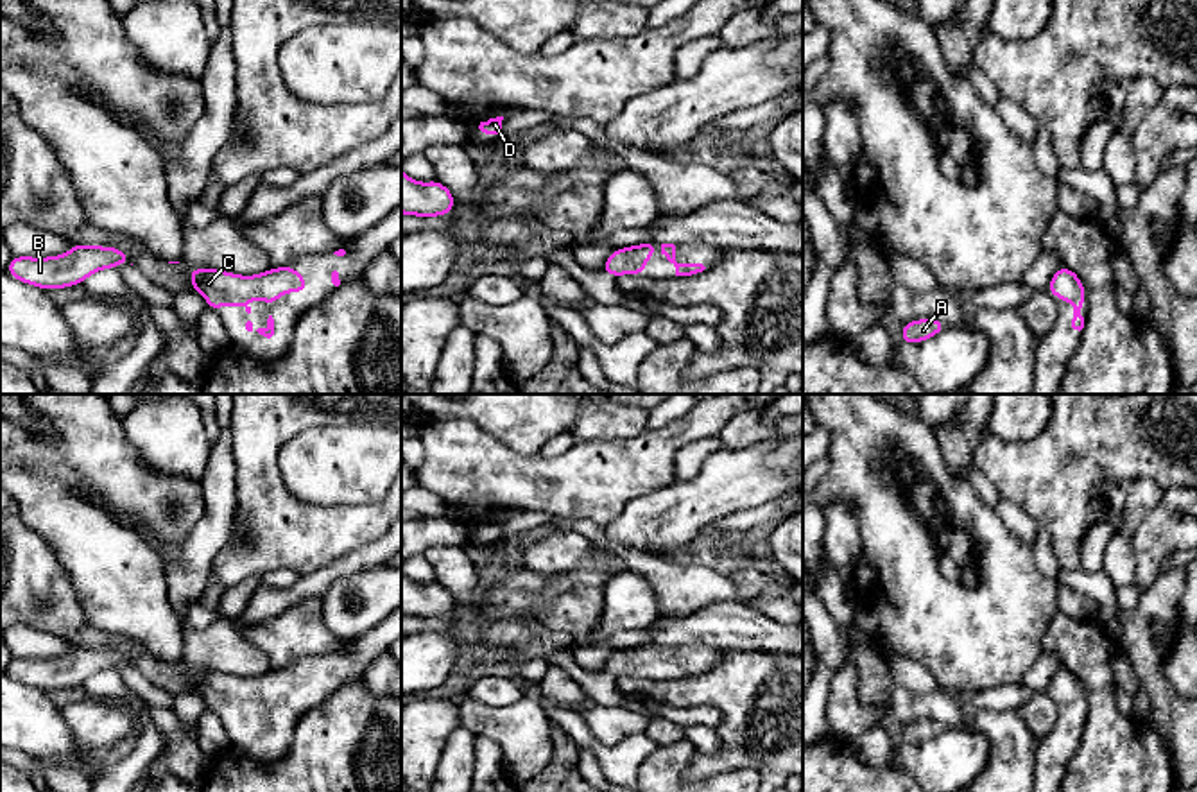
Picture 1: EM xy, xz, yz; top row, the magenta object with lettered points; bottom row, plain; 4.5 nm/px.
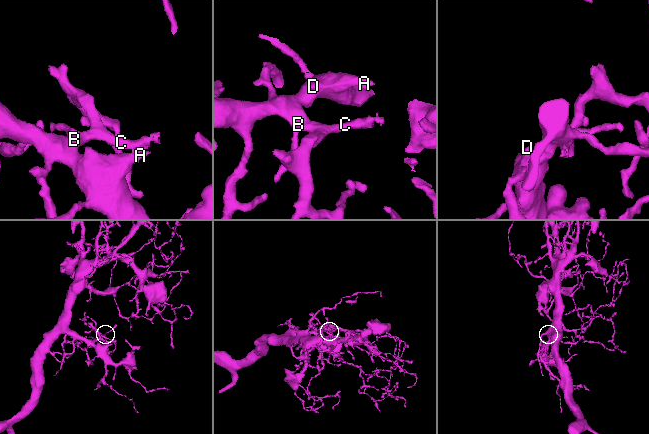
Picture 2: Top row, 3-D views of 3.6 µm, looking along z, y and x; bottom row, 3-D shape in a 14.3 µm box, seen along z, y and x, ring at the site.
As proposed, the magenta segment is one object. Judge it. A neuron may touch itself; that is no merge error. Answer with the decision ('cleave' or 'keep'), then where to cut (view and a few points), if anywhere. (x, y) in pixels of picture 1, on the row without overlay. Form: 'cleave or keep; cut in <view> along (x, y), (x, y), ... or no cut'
keep; no cut

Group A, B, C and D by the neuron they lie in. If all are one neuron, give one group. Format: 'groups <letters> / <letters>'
groups A B C D

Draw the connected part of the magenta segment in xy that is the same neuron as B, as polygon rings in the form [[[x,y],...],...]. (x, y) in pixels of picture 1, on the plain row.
[[[73,645],[66,656],[48,659],[13,658],[7,674],[18,683],[52,692],[81,686],[97,672],[115,670],[120,665],[131,665],[122,650]]]

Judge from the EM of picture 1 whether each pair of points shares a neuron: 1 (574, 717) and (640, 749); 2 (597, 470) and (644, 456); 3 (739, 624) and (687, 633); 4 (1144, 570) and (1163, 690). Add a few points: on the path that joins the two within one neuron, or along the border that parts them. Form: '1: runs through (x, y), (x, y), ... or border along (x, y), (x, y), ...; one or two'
1: runs through (585, 735), (601, 751), (622, 751); one
2: runs through (608, 470), (633, 466); one
3: runs through (726, 624), (699, 626); one
4: border along (1158, 574), (1142, 592); two

